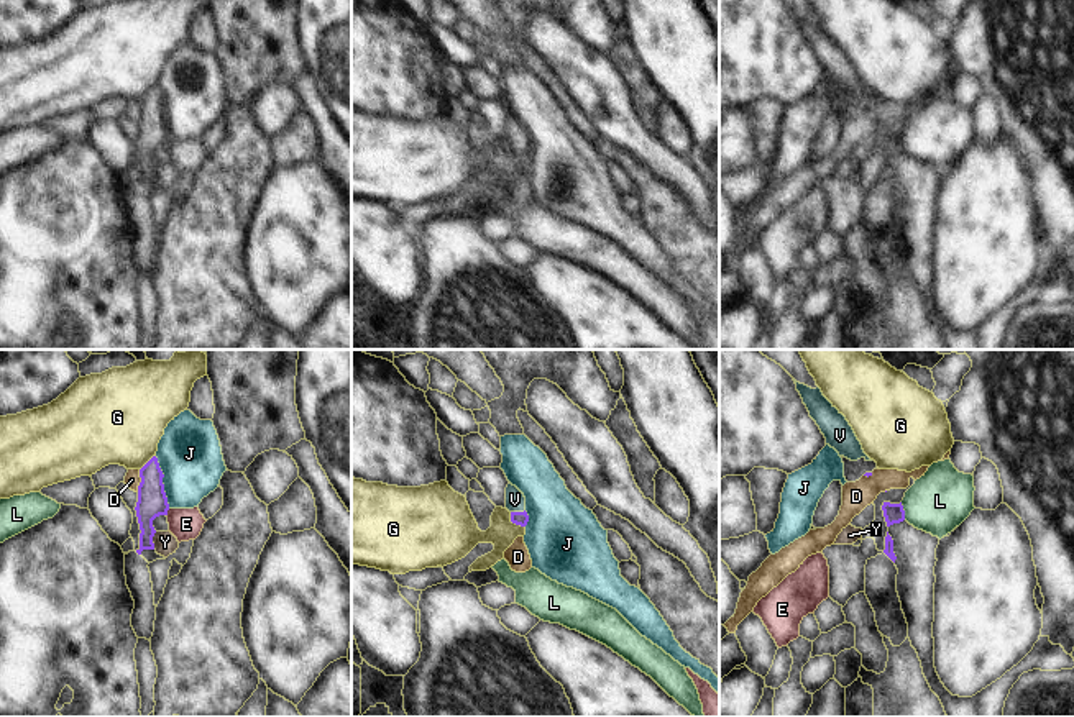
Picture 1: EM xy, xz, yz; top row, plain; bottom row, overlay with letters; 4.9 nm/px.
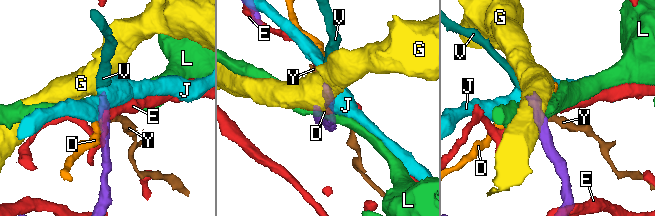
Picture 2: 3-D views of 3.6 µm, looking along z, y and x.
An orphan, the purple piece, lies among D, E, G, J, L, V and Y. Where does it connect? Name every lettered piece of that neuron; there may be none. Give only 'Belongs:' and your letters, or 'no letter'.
Belongs: V

